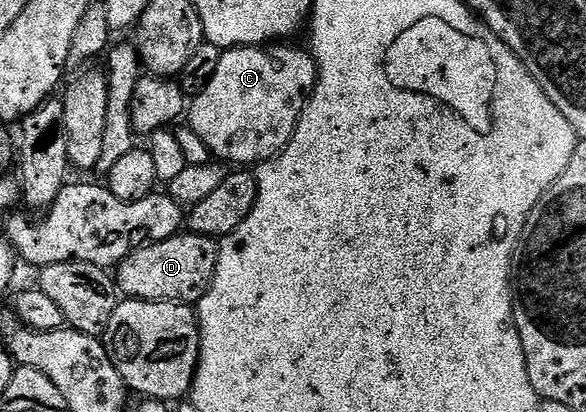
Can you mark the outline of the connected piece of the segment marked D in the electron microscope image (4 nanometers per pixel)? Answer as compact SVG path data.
M177 234L149 242L143 248L130 253L115 269L114 279L119 291L133 300L174 302L199 305L214 282L214 270L218 270L219 243L211 236Z

